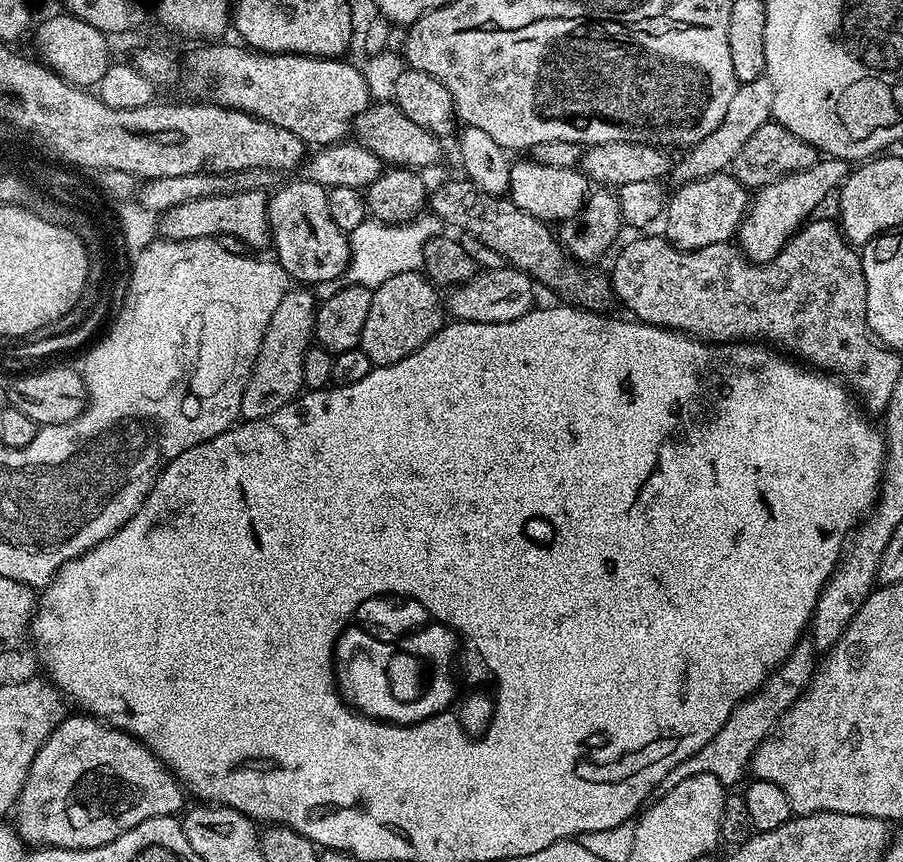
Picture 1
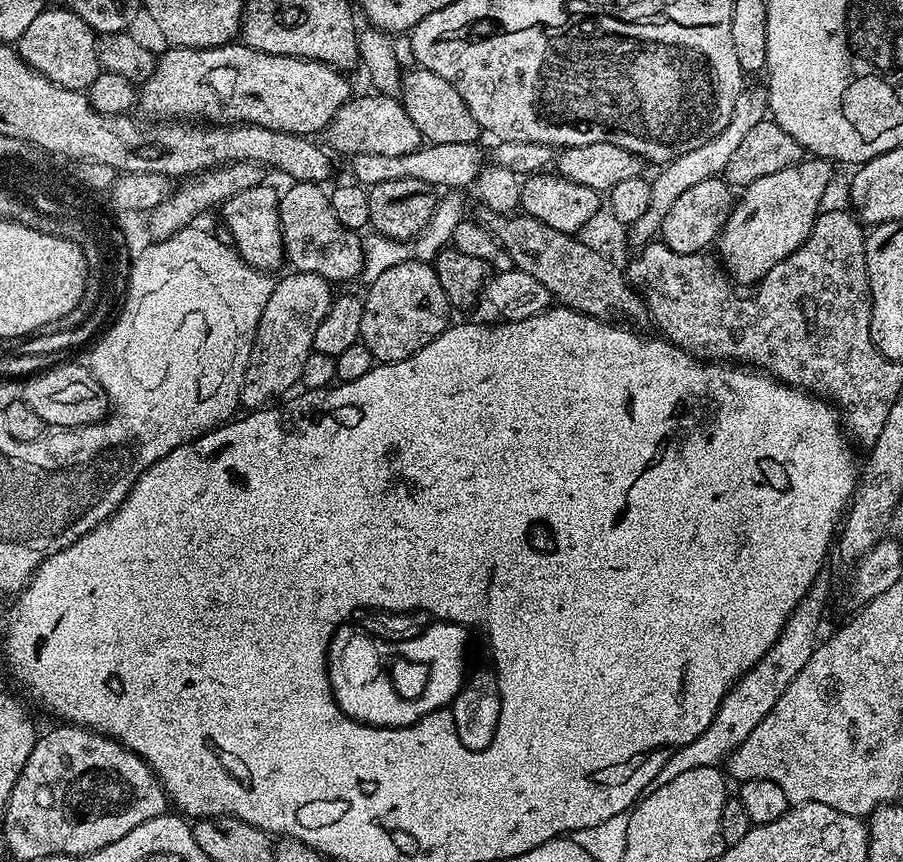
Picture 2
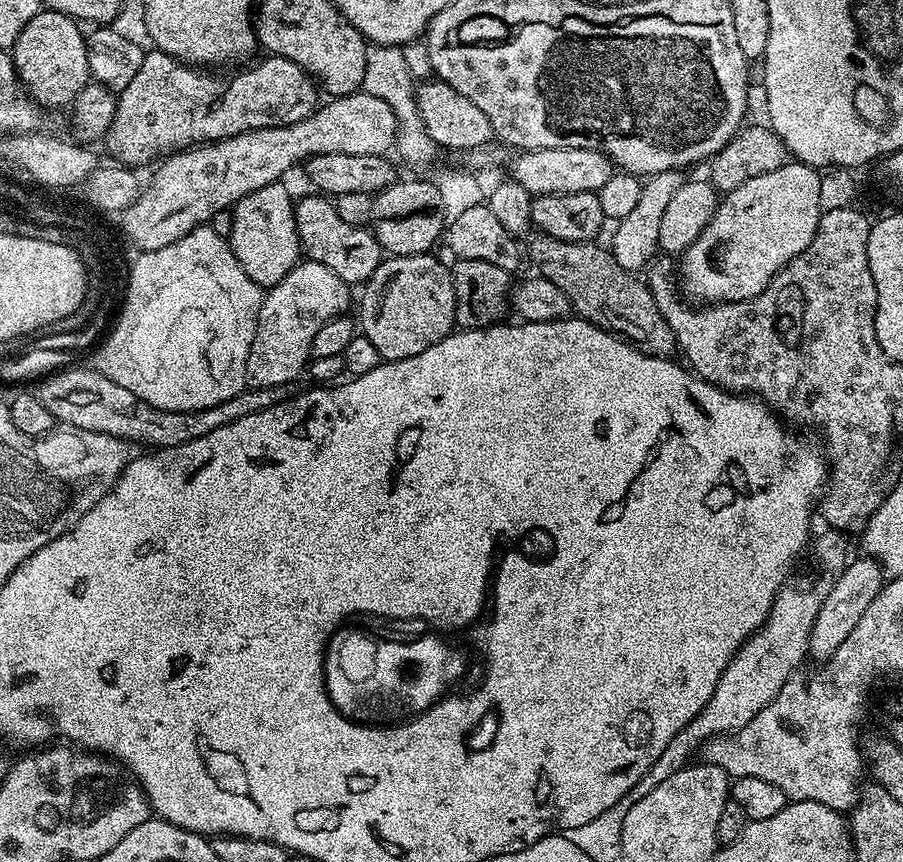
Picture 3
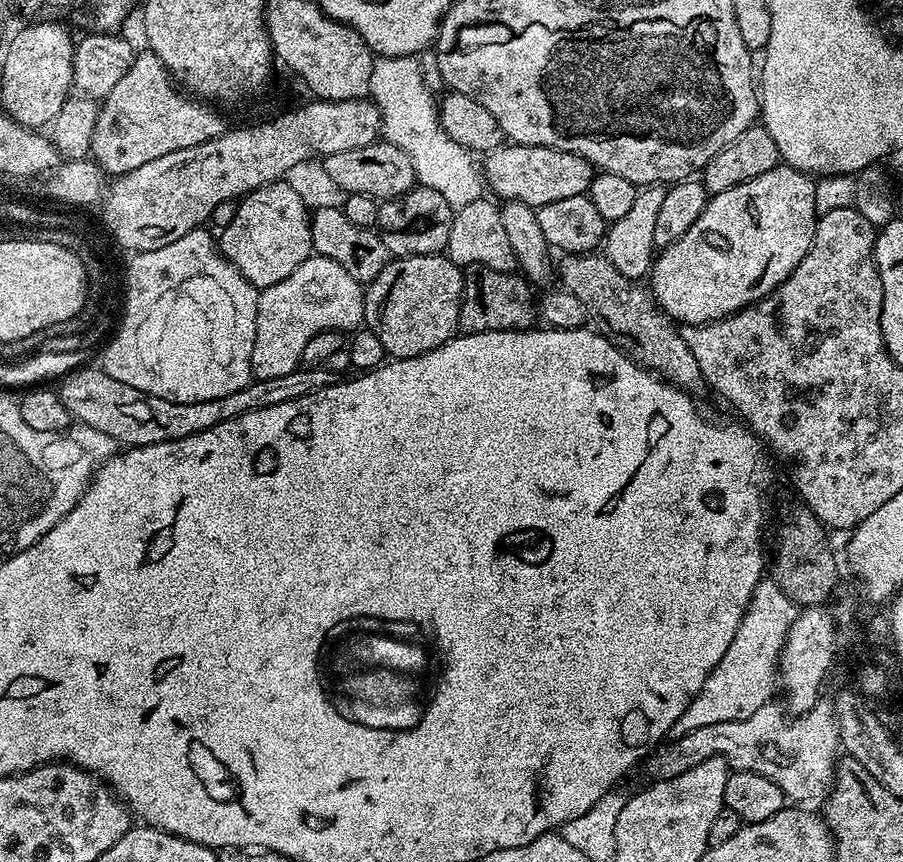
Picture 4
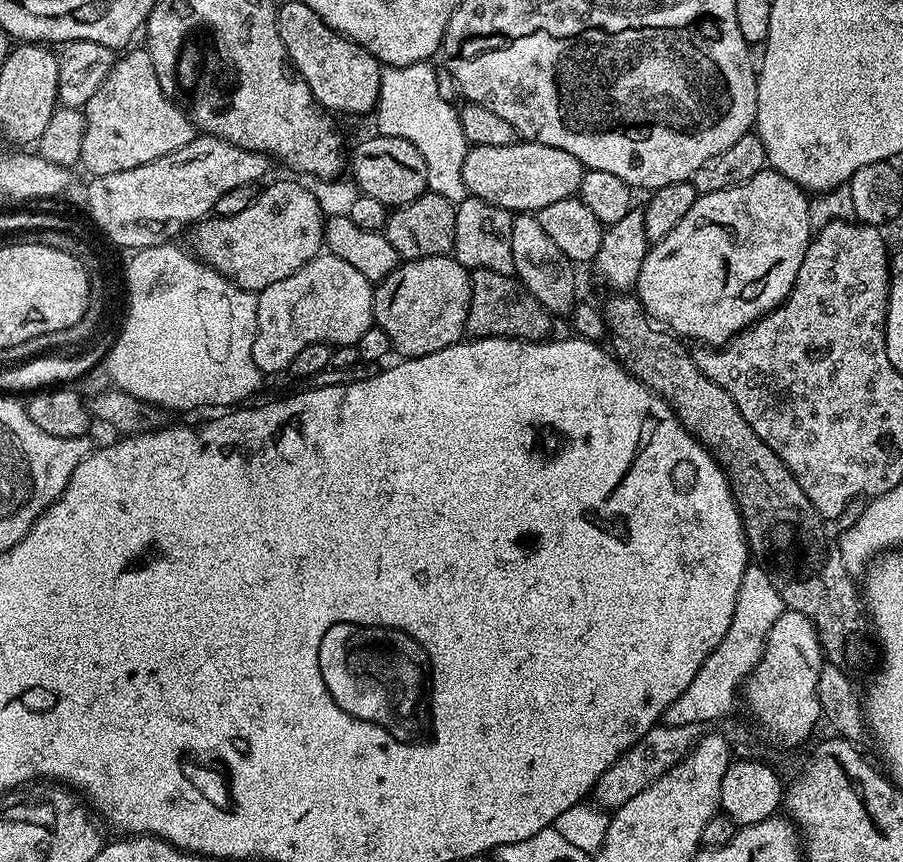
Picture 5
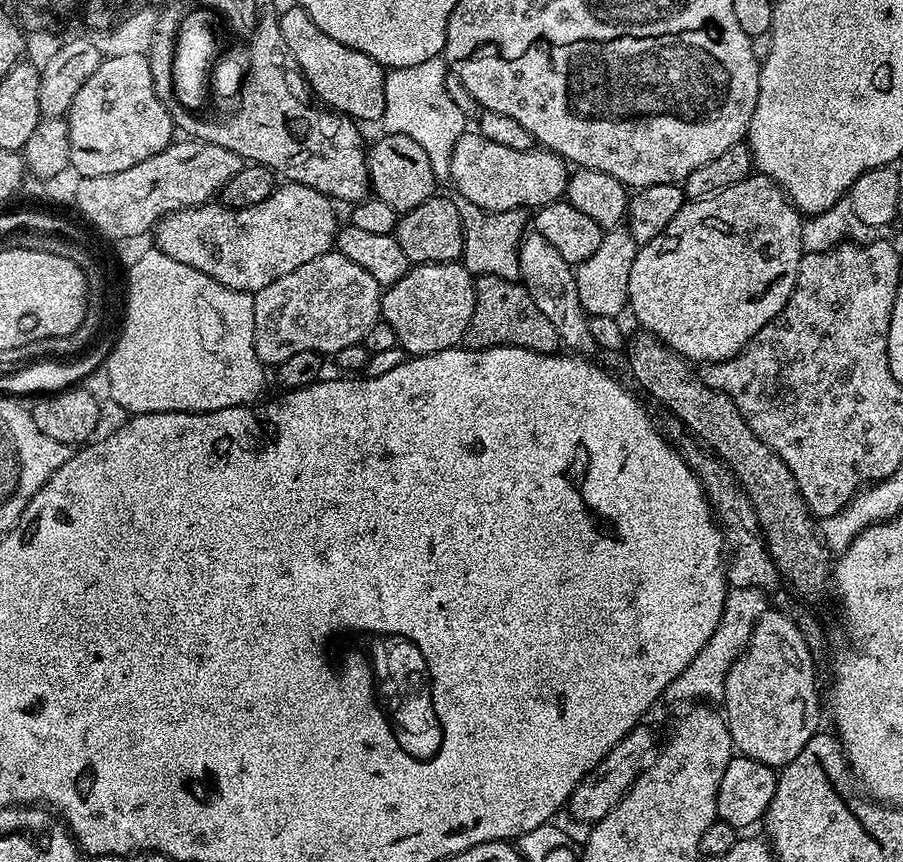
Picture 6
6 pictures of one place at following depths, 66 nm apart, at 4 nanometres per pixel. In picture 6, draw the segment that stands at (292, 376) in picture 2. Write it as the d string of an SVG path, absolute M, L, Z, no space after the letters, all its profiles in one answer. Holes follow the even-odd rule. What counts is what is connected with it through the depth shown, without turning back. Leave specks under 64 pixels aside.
M335 250L314 258L314 262L306 262L306 266L298 266L298 270L290 270L290 274L282 274L282 278L274 278L270 286L258 290L252 296L254 346L258 358L265 366L279 366L285 364L294 354L335 354L346 350L346 346L361 343L370 326L381 319L381 295L381 284L374 282L374 278L370 278L370 274L366 274L366 270L358 266L358 262L350 262L350 258Z

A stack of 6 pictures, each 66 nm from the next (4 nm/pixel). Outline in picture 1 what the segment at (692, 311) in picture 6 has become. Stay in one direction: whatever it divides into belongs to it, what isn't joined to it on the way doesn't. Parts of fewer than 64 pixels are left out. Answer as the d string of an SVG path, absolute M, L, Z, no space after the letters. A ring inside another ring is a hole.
M820 158L814 166L810 166L801 172L795 172L790 176L783 176L780 180L770 182L767 186L759 189L751 197L748 210L744 213L744 221L740 223L738 233L738 247L745 256L754 264L769 264L775 256L788 245L788 240L795 232L800 231L802 225L811 217L812 211L826 198L828 192L835 192L843 184L850 171L847 160L835 158Z

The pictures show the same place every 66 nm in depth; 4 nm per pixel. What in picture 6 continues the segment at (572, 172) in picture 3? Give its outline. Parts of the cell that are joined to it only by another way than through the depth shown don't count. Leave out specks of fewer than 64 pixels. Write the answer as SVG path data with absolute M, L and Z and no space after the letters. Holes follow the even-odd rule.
M468 130L454 146L448 175L450 184L460 191L459 199L482 210L535 210L543 204L561 199L567 193L570 164L563 156L543 147L510 150L510 146L490 142L490 138L480 135L479 131Z

